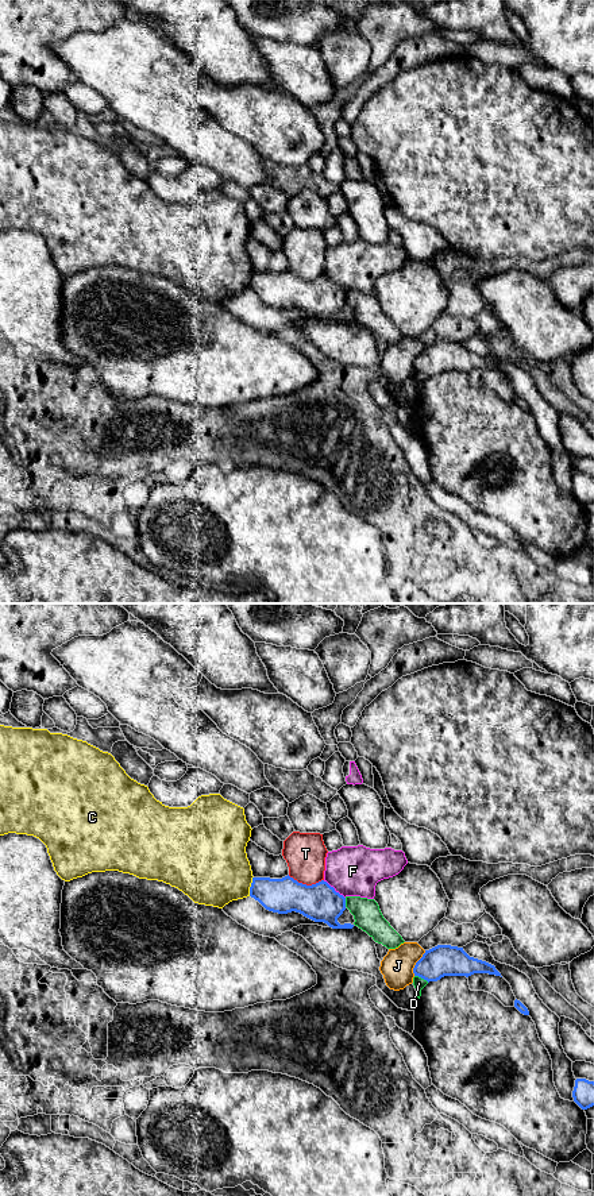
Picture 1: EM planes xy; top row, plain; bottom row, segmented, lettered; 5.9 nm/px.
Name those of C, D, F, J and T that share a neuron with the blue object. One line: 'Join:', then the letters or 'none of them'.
Join: none of them

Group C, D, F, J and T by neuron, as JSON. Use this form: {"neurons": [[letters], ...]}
{"neurons": [["C"], ["D"], ["F", "J"], ["T"]]}

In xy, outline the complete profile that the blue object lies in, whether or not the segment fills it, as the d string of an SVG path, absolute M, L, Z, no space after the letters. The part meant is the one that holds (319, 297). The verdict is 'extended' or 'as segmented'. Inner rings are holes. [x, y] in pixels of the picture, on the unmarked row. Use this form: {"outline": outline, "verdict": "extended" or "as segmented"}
{"outline": "M289 270L282 274L252 273L250 292L273 308L296 306L332 324L354 323L351 319L338 317L346 305L346 293L324 275L306 281Z", "verdict": "as segmented"}

